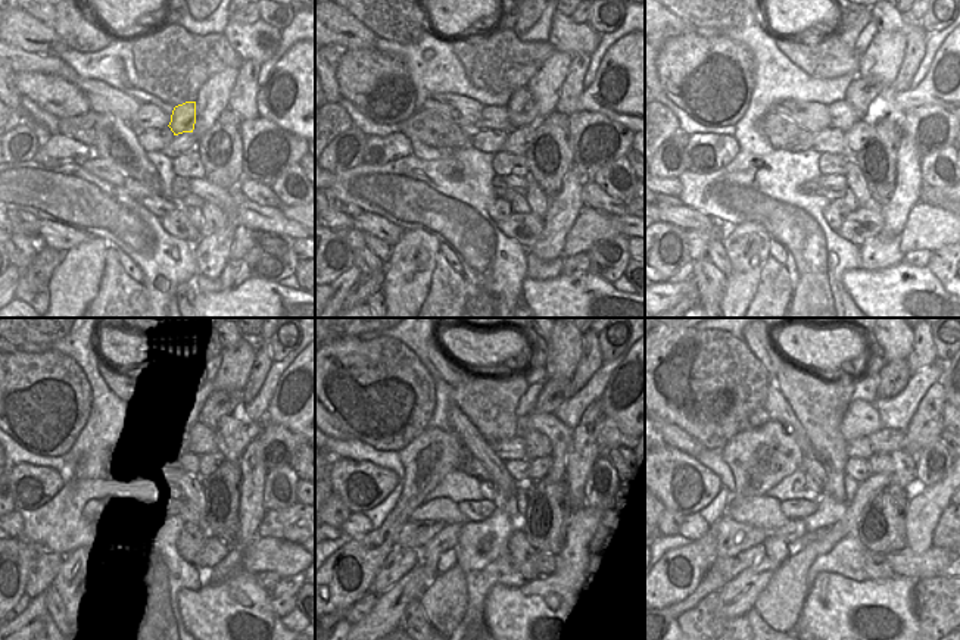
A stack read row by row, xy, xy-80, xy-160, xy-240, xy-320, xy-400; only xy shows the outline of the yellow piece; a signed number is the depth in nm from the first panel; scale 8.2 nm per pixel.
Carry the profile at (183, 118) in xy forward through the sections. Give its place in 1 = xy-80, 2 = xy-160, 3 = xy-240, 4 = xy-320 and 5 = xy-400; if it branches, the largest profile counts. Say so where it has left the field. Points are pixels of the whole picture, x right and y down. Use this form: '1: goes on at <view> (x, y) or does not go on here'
1: goes on at xy-80 (521, 108)
2: goes on at xy-160 (862, 91)
3: goes on at xy-240 (214, 406)
4: goes on at xy-320 (555, 392)
5: goes on at xy-400 (893, 378)

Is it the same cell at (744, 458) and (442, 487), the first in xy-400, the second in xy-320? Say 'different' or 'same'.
different

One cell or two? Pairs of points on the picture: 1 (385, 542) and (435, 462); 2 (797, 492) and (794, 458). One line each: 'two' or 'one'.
1: one
2: two

